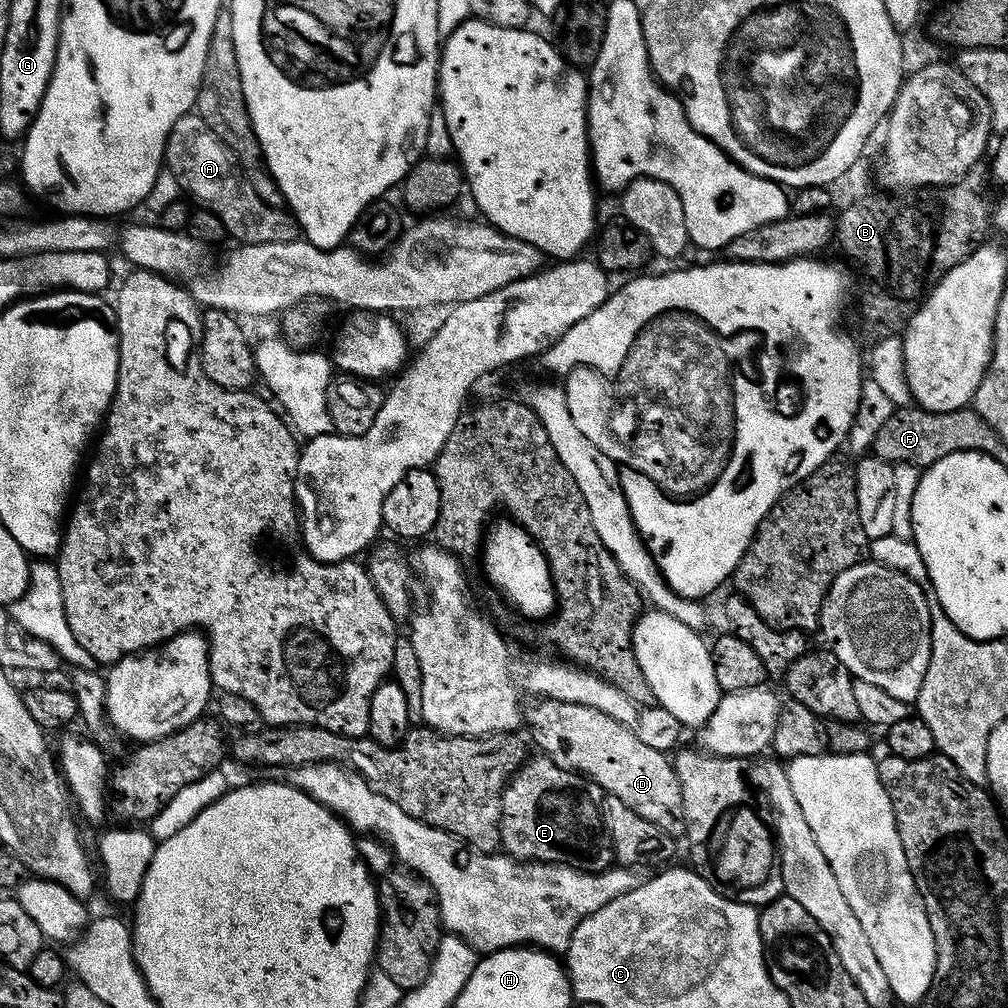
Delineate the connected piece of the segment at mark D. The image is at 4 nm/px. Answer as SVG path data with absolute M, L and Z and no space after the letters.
M543 698L532 702L522 712L522 720L532 731L532 740L539 751L548 756L558 766L571 772L578 772L588 780L593 780L599 786L601 793L622 798L634 814L642 814L646 822L654 822L662 830L666 830L677 838L684 836L684 811L682 810L682 786L676 777L673 761L665 753L646 746L622 722L610 718L610 714L602 714L602 710L594 710L590 706L582 706L562 702L561 700L546 700Z

